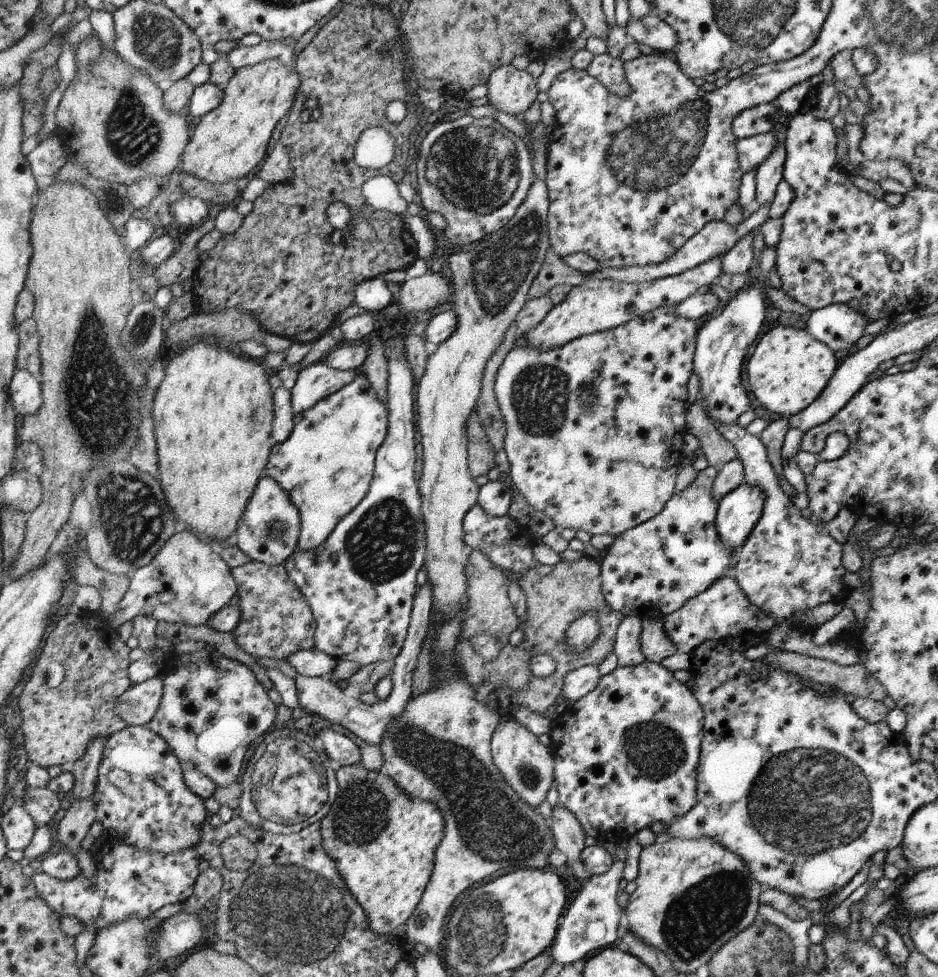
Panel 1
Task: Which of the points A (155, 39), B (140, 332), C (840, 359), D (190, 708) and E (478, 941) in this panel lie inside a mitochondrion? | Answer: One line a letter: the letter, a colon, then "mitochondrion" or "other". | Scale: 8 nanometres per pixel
A: mitochondrion
B: mitochondrion
C: other
D: other
E: mitochondrion

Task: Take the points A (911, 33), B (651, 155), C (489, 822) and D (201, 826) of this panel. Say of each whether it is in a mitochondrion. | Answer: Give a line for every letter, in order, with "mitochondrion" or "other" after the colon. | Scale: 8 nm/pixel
A: mitochondrion
B: mitochondrion
C: mitochondrion
D: other

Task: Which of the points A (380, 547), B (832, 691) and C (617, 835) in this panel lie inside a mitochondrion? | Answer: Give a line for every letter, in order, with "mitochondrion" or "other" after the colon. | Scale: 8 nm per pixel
A: mitochondrion
B: other
C: other

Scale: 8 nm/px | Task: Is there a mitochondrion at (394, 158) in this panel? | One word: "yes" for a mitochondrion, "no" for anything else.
no

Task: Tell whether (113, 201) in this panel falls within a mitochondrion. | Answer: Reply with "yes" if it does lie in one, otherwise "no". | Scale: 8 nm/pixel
yes

